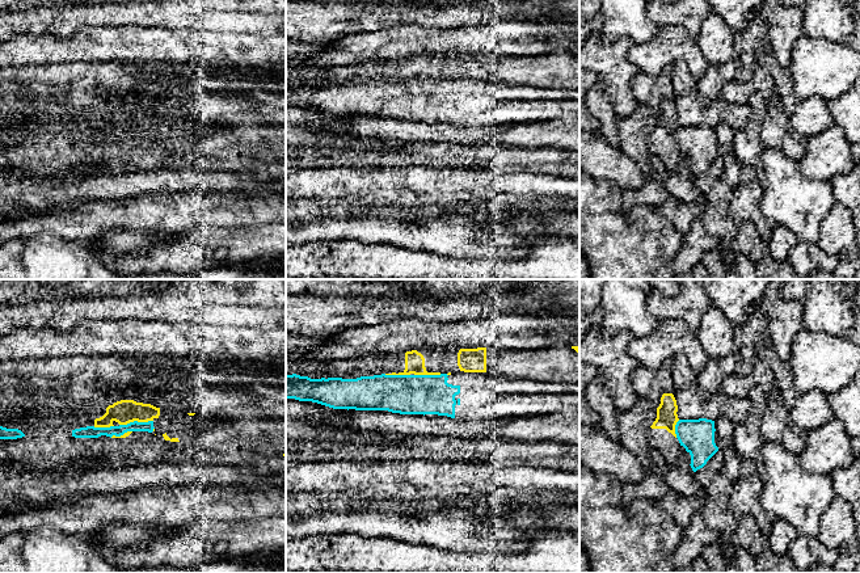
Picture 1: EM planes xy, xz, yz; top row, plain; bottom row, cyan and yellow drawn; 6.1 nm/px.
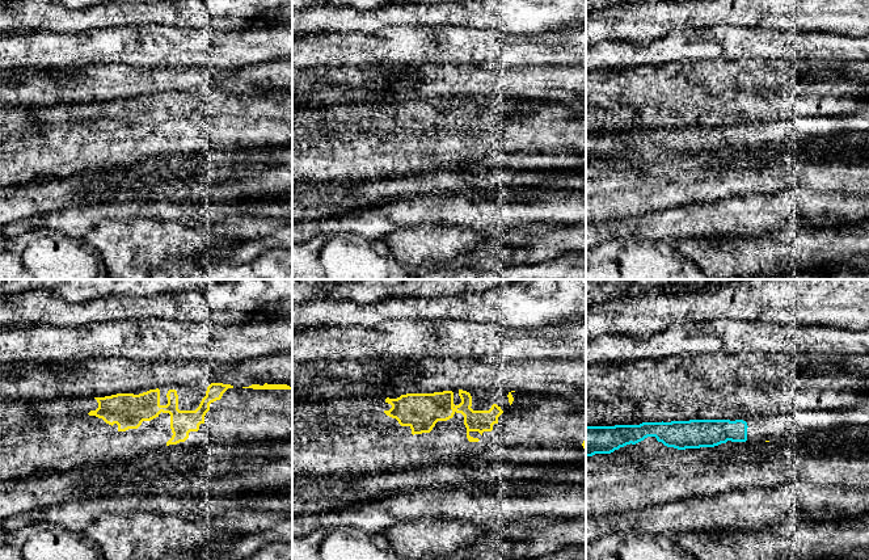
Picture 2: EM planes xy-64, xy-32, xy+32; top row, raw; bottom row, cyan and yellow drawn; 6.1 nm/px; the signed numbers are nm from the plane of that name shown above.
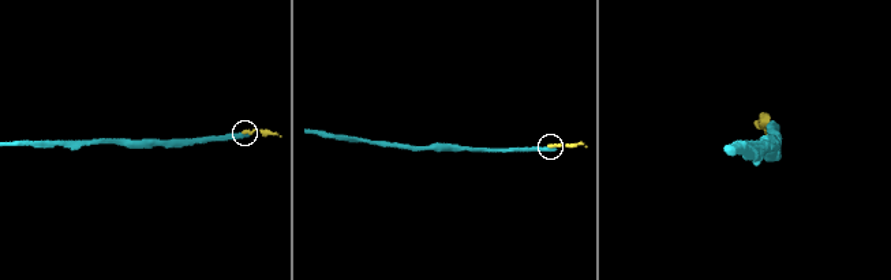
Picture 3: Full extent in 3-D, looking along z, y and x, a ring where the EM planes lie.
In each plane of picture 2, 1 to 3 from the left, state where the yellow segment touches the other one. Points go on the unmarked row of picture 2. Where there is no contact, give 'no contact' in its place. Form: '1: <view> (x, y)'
1: no contact
2: no contact
3: no contact

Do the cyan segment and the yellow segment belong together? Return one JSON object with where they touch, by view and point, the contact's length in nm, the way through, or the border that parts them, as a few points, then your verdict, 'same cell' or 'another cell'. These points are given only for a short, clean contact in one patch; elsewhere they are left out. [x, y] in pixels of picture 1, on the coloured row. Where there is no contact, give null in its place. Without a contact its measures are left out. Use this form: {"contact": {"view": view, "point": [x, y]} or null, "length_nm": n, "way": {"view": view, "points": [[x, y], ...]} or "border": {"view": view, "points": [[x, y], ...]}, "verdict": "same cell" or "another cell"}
{"contact": {"view": "xy", "point": [135, 421]}, "length_nm": 220, "border": {"view": "xy", "points": [[152, 420], [130, 421], [119, 425]]}, "verdict": "another cell"}

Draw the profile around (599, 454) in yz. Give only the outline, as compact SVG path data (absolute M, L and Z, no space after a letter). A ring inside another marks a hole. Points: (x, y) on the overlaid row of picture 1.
M600 425L579 426L579 464L595 475L610 473L621 484L637 484L645 469L620 442L610 439Z

